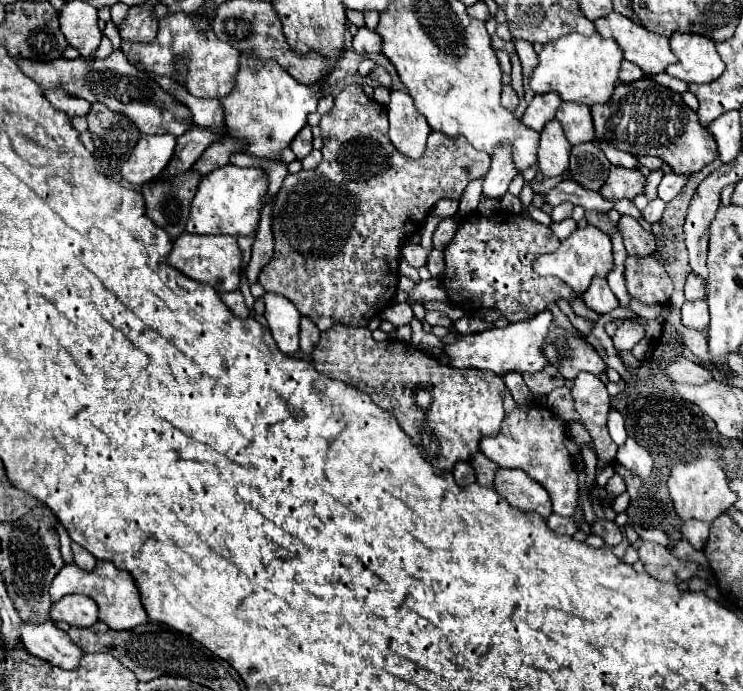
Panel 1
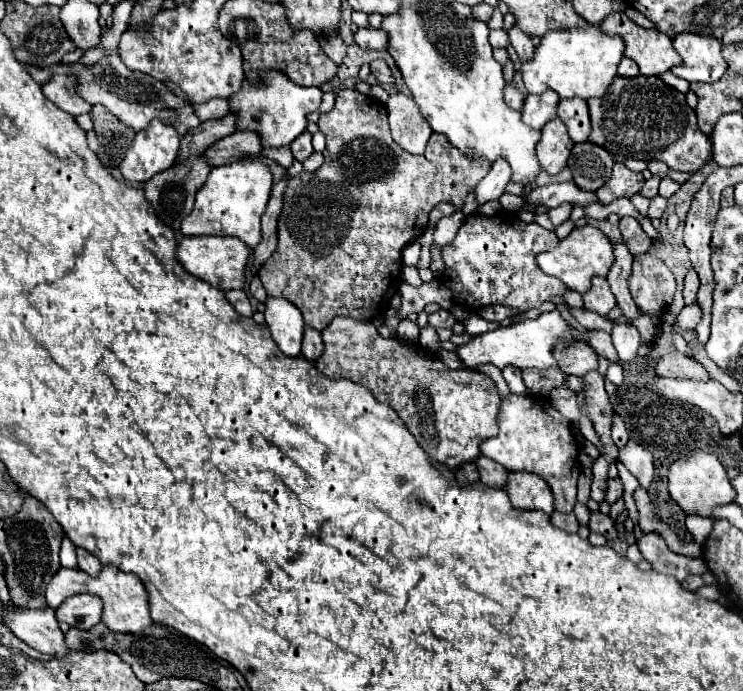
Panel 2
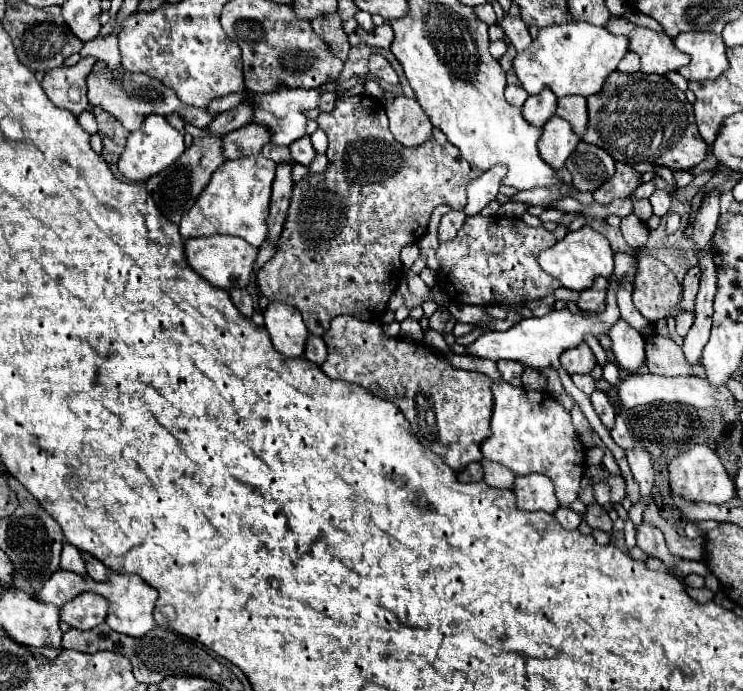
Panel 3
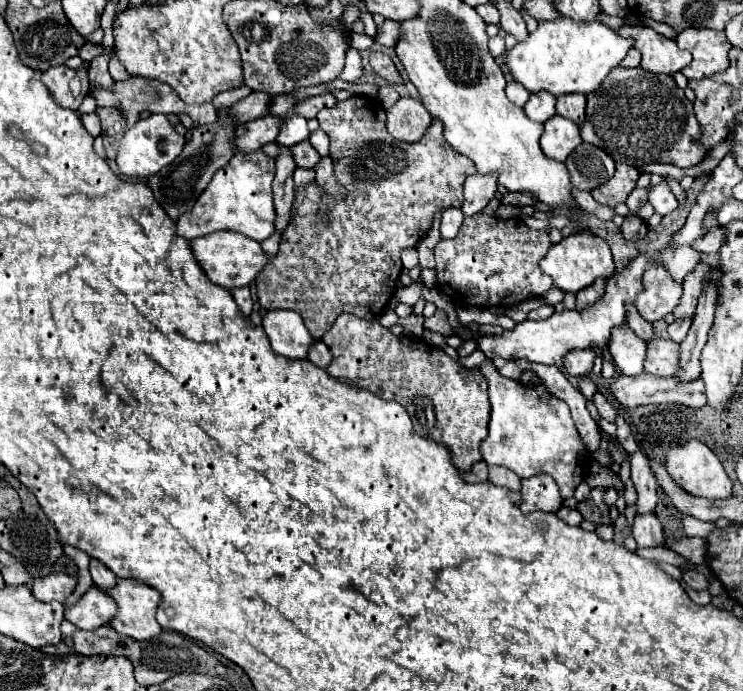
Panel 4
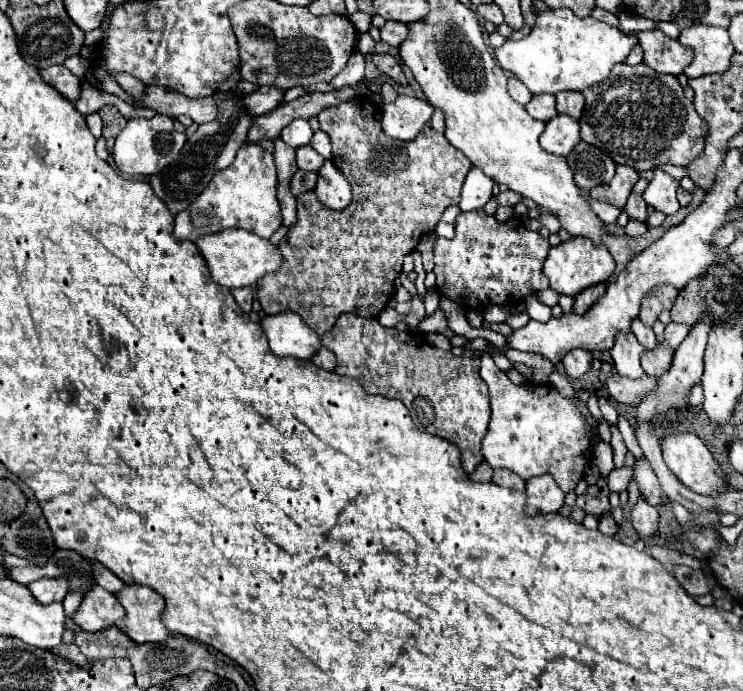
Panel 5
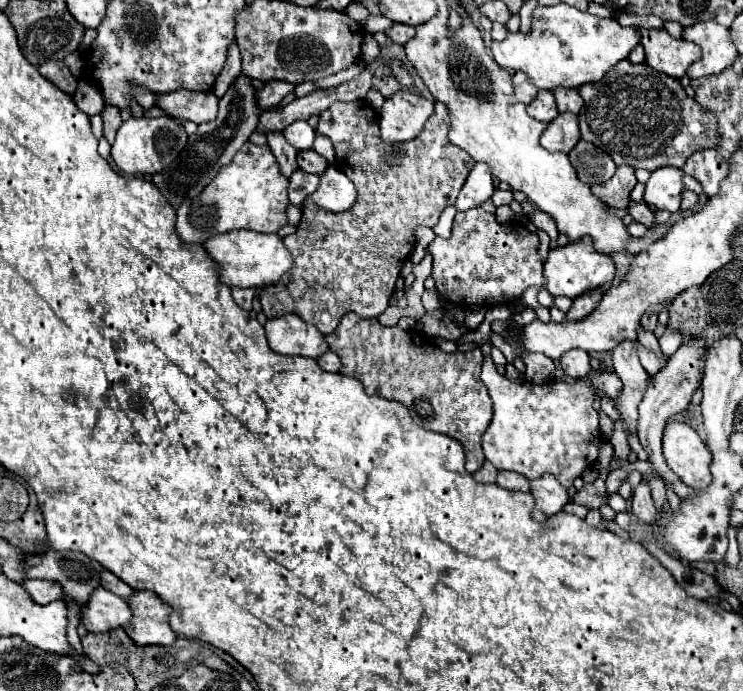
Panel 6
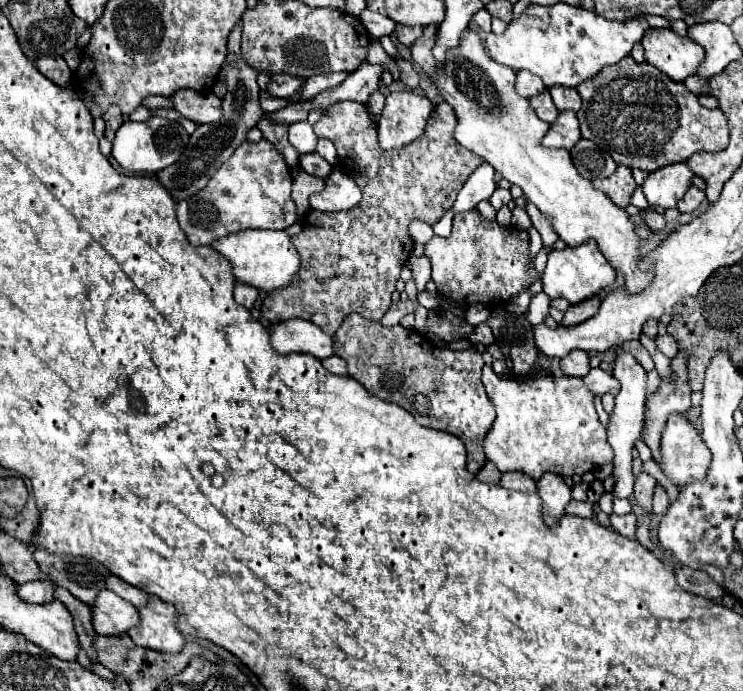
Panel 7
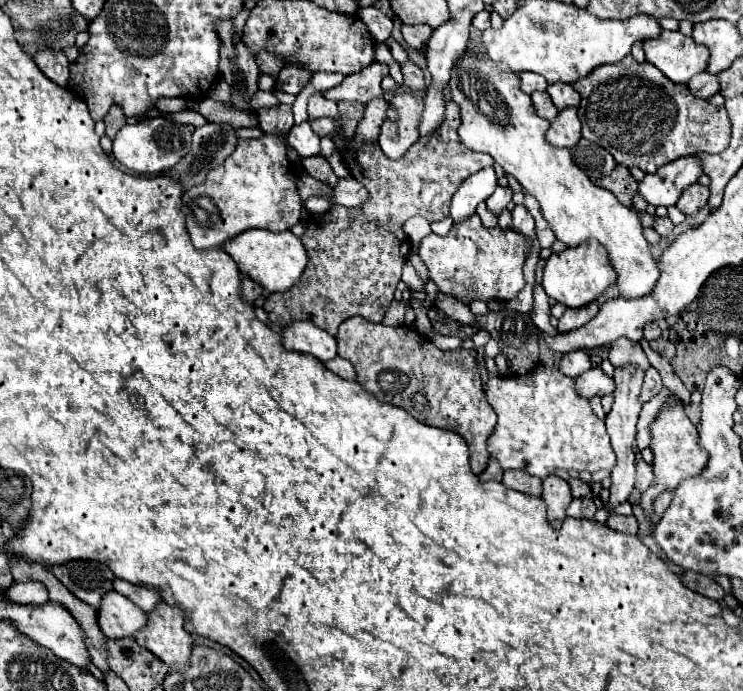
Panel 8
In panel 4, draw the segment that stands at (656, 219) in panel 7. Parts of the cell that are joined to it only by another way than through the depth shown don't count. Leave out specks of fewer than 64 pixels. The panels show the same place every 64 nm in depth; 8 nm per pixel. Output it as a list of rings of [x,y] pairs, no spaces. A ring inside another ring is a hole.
[[[646,186],[646,188],[636,188],[636,190],[630,192],[630,196],[628,196],[628,200],[626,200],[630,212],[634,212],[634,214],[638,212],[638,208],[648,200],[648,192],[650,192],[650,186]]]

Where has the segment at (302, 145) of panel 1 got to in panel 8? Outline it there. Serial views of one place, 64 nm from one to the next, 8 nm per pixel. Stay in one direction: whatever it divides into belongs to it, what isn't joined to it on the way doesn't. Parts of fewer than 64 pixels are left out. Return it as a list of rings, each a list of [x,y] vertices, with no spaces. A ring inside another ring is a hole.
[[[322,156],[302,158],[302,166],[304,166],[304,170],[306,170],[312,178],[316,178],[316,180],[320,180],[320,182],[328,184],[328,186],[334,186],[334,184],[338,182],[338,178],[336,178],[334,170],[330,168],[328,160],[326,160],[326,158],[322,158]]]

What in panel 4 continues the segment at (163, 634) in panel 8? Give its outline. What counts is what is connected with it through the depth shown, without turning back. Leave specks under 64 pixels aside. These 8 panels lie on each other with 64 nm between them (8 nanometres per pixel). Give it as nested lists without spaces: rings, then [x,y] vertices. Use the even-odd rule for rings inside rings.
[[[118,578],[118,584],[104,590],[118,604],[118,612],[110,620],[110,626],[134,640],[156,638],[162,628],[156,622],[156,608],[160,604],[160,594],[134,578]]]

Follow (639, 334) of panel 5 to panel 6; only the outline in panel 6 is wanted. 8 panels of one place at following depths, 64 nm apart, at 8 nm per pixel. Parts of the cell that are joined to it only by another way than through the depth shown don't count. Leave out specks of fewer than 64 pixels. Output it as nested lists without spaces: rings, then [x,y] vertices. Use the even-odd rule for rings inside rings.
[[[638,326],[638,342],[640,342],[644,348],[652,350],[654,354],[662,356],[662,350],[660,350],[660,346],[658,346],[658,340],[656,340],[656,336],[654,336],[652,332],[648,332],[648,330],[644,330],[642,326]]]

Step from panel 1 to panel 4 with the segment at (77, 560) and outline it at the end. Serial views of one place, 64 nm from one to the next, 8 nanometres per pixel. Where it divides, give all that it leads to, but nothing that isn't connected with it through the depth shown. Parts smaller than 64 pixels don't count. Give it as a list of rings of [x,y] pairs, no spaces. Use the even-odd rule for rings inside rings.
[[[90,560],[90,574],[98,588],[112,588],[116,584],[116,576],[112,570],[108,570],[100,560]]]

